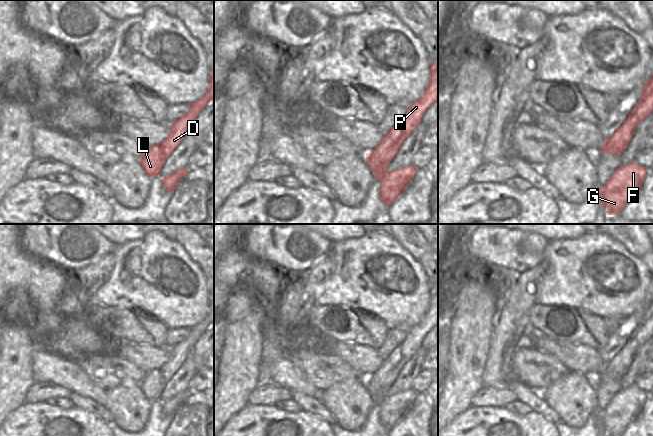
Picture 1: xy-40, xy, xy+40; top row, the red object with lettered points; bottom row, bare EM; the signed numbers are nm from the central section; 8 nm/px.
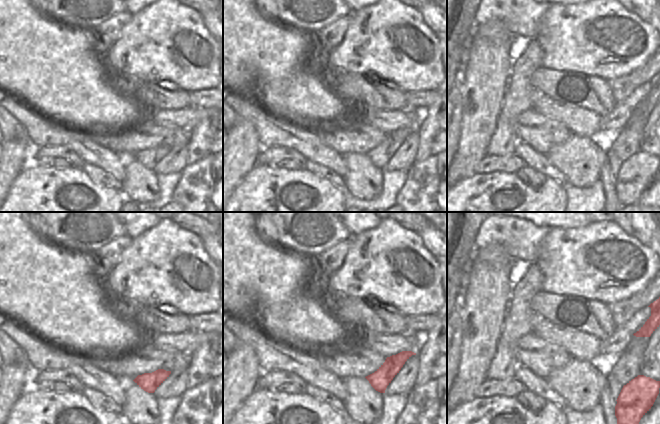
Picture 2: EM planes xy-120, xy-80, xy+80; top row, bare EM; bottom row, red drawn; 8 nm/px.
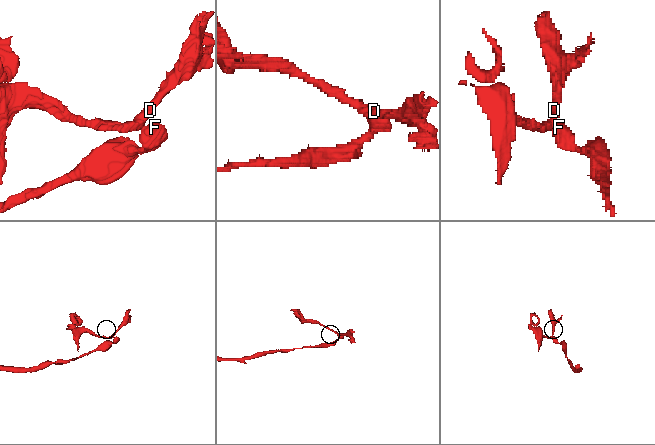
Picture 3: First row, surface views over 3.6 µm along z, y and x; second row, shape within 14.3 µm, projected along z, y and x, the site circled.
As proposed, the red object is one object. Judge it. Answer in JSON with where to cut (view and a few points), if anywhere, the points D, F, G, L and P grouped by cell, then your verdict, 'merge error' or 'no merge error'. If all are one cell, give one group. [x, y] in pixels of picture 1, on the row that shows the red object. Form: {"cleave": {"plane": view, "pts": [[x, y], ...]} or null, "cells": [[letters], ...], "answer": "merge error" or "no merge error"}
{"cleave": {"plane": "xy", "pts": [[387, 170], [377, 178]]}, "cells": [["D", "L", "P"], ["F", "G"]], "answer": "merge error"}

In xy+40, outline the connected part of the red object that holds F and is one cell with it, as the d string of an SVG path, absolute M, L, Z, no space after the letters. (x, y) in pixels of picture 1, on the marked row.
M635 161L620 165L610 176L608 182L600 187L600 202L608 215L619 215L626 204L640 188L647 168Z

